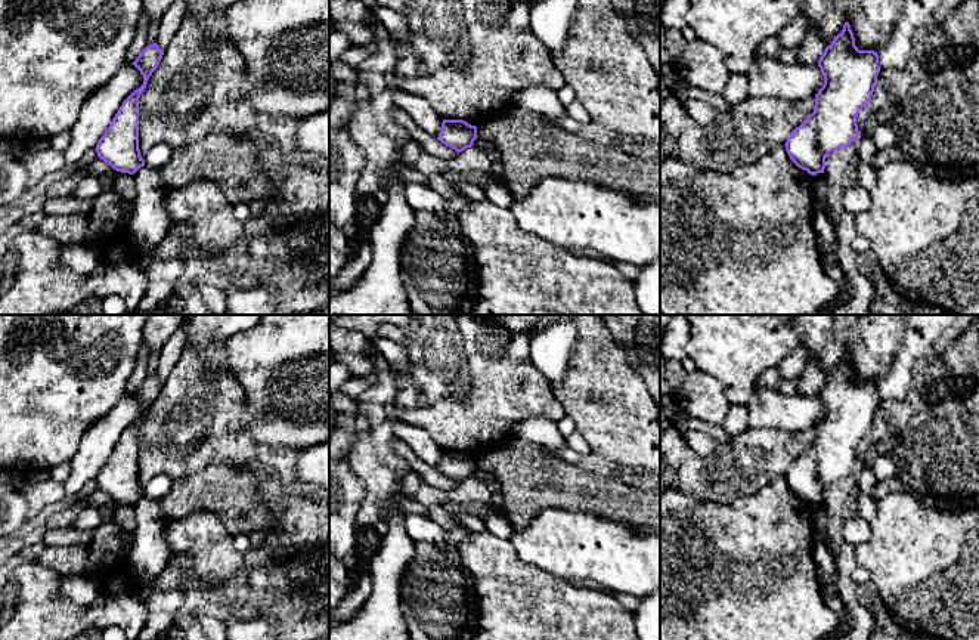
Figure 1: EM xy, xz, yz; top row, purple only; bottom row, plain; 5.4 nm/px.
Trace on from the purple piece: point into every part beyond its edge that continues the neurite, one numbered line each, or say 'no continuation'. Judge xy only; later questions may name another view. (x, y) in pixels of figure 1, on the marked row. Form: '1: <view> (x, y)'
no continuation

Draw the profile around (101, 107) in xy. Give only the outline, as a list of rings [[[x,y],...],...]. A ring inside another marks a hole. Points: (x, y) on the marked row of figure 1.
[[[126,64],[86,99],[71,129],[71,143],[62,154],[66,166],[75,166],[84,152],[96,148],[123,102],[142,84],[140,71],[134,65]]]

